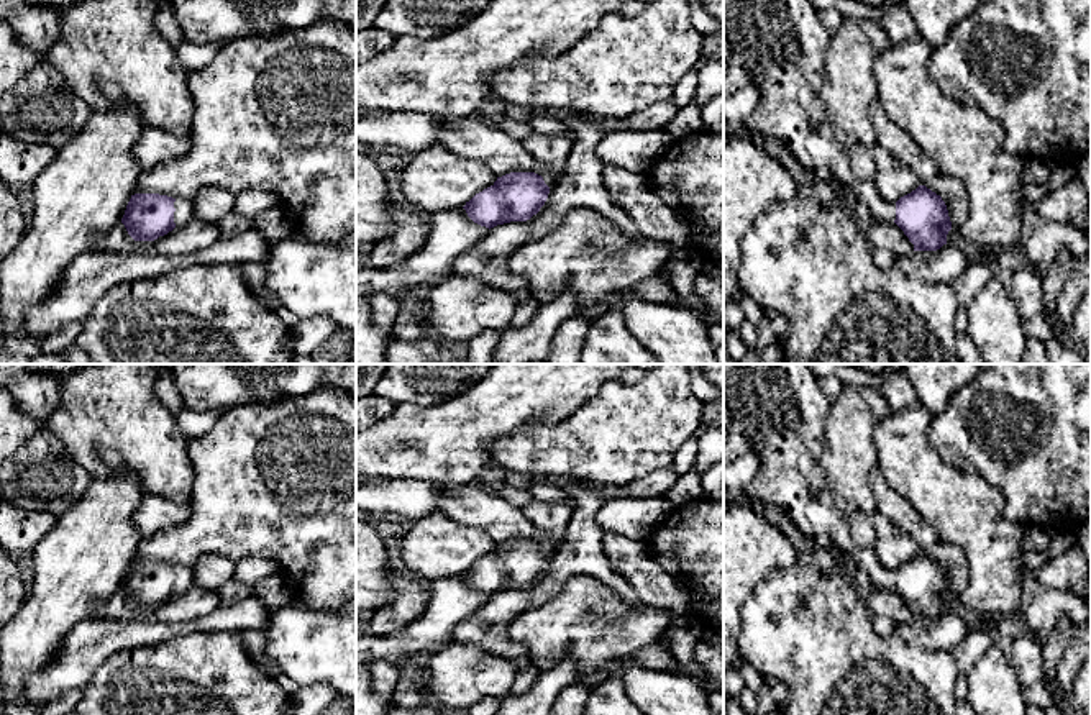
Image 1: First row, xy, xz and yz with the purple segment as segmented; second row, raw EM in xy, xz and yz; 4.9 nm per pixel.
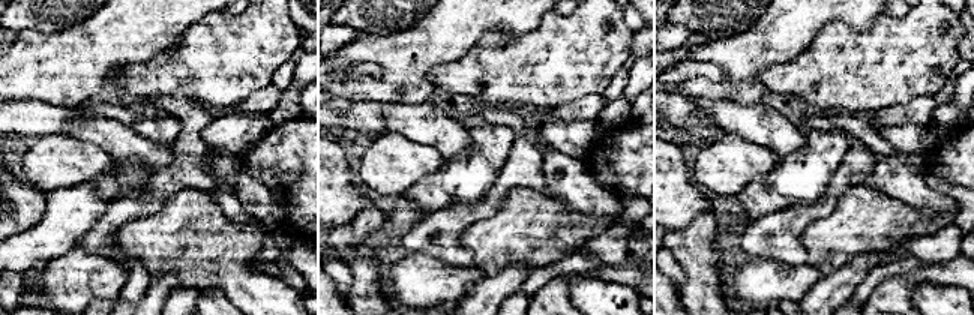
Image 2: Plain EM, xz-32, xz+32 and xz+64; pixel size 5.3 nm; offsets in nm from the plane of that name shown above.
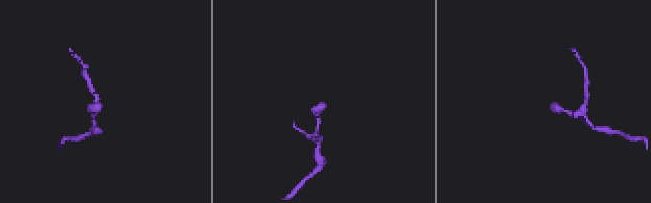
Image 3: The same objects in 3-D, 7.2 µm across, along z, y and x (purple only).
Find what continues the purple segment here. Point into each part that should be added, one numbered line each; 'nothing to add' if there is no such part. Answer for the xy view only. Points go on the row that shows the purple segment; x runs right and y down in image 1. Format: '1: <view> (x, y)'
1: xy (184, 209)

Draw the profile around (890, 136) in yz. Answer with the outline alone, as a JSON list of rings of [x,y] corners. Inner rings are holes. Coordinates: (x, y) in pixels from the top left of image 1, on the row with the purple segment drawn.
[[[879,97],[870,107],[878,148],[886,149],[894,157],[904,161],[917,175],[920,185],[929,184],[938,172],[935,162],[919,148],[919,144],[897,126],[886,113]]]

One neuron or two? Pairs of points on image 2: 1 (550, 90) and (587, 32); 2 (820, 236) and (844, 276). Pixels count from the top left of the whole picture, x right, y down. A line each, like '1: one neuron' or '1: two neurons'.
1: one neuron
2: two neurons

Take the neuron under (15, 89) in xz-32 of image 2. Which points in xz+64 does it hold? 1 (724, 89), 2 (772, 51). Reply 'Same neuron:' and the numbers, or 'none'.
Same neuron: 1, 2

